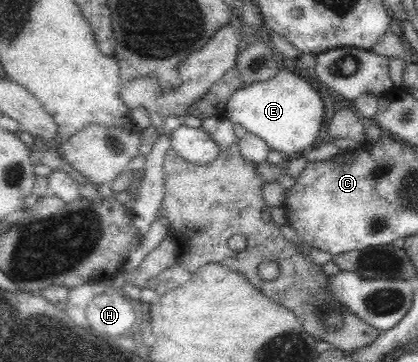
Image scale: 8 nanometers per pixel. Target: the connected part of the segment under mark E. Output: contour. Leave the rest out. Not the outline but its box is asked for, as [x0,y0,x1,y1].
[224,67,323,158]

